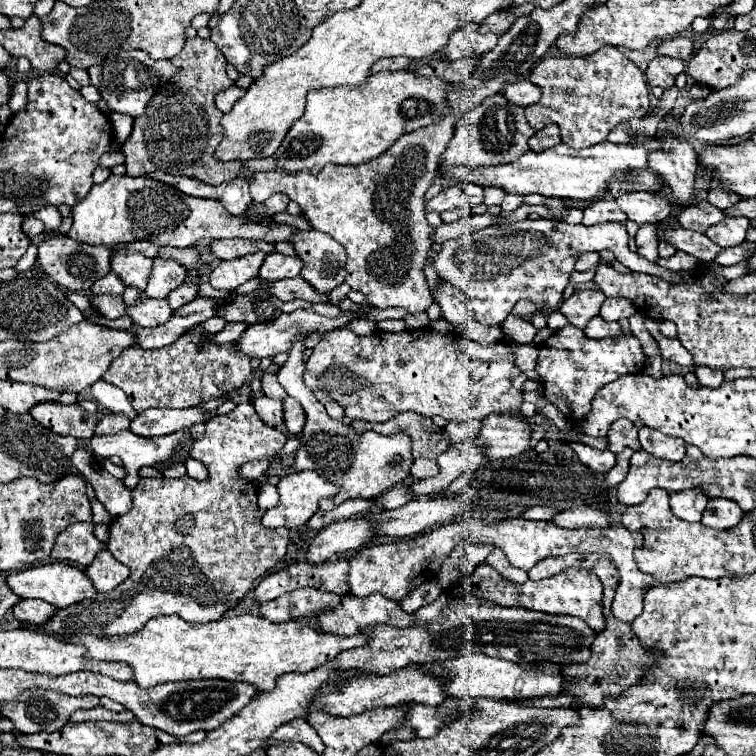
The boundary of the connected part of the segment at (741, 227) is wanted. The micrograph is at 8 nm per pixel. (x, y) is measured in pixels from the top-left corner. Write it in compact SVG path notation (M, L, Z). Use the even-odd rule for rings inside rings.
M743 216L741 218L725 218L719 224L711 226L705 234L719 246L729 248L729 246L739 246L741 242L745 242L745 234L747 234L749 226L751 226L751 220L747 220Z

